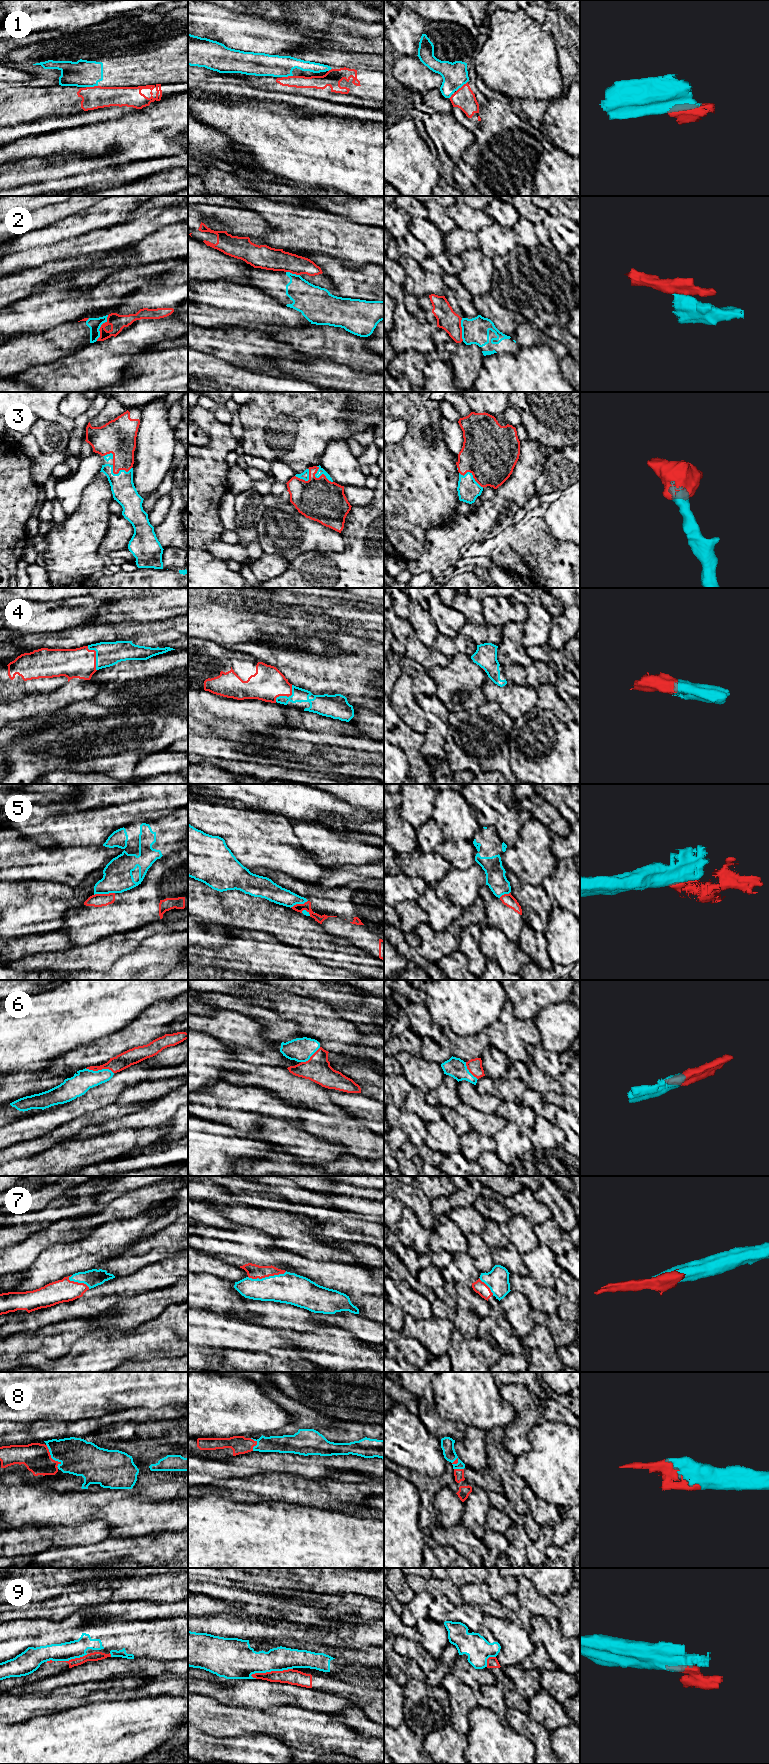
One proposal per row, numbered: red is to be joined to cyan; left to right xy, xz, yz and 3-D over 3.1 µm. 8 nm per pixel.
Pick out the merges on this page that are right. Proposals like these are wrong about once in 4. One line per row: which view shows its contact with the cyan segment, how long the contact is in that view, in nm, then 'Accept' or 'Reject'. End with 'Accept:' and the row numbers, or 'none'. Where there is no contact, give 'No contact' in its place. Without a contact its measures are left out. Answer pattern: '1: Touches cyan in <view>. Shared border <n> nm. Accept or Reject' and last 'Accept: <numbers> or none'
1: Touches cyan in xy. Shared border 100 nm. Reject
2: Touches cyan in xy. Shared border 220 nm. Reject
3: Touches cyan in xz. Shared border 190 nm. Accept
4: Touches cyan in xy. Shared border 220 nm. Accept
5: Touches cyan in xy. Shared border 170 nm. Reject
6: Touches cyan in xy. Shared border 240 nm. Accept
7: Touches cyan in xz. Shared border 320 nm. Accept
8: Touches cyan in xy. Shared border 220 nm. Accept
9: Touches cyan in xz. Shared border 340 nm. Reject
Accept: 3, 4, 6, 7, 8

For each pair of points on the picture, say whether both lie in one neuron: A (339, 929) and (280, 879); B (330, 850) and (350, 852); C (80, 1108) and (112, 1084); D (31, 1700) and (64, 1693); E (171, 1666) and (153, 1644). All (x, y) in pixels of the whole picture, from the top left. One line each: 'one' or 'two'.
A: one
B: one
C: one
D: one
E: two

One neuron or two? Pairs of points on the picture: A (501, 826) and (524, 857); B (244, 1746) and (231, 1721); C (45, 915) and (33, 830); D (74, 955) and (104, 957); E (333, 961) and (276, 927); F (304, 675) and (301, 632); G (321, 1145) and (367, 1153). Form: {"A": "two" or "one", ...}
{"A": "one", "B": "two", "C": "two", "D": "one", "E": "one", "F": "two", "G": "two"}

